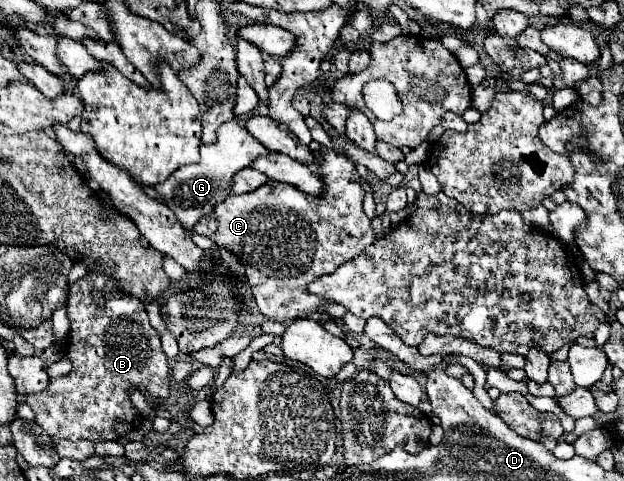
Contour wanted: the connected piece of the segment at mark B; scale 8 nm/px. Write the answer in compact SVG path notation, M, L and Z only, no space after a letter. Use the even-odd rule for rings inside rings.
M89 272L71 284L67 314L71 332L65 356L73 362L73 370L67 376L51 378L47 390L27 394L27 404L35 412L35 422L53 440L89 440L95 444L117 440L113 430L117 418L125 420L129 428L137 428L141 422L141 412L129 400L129 388L139 388L153 406L157 406L157 400L165 400L169 394L171 368L161 348L161 338L149 324L143 302L121 294L107 274ZM99 288L109 292L105 298L105 308L99 308L93 300L93 290Z

